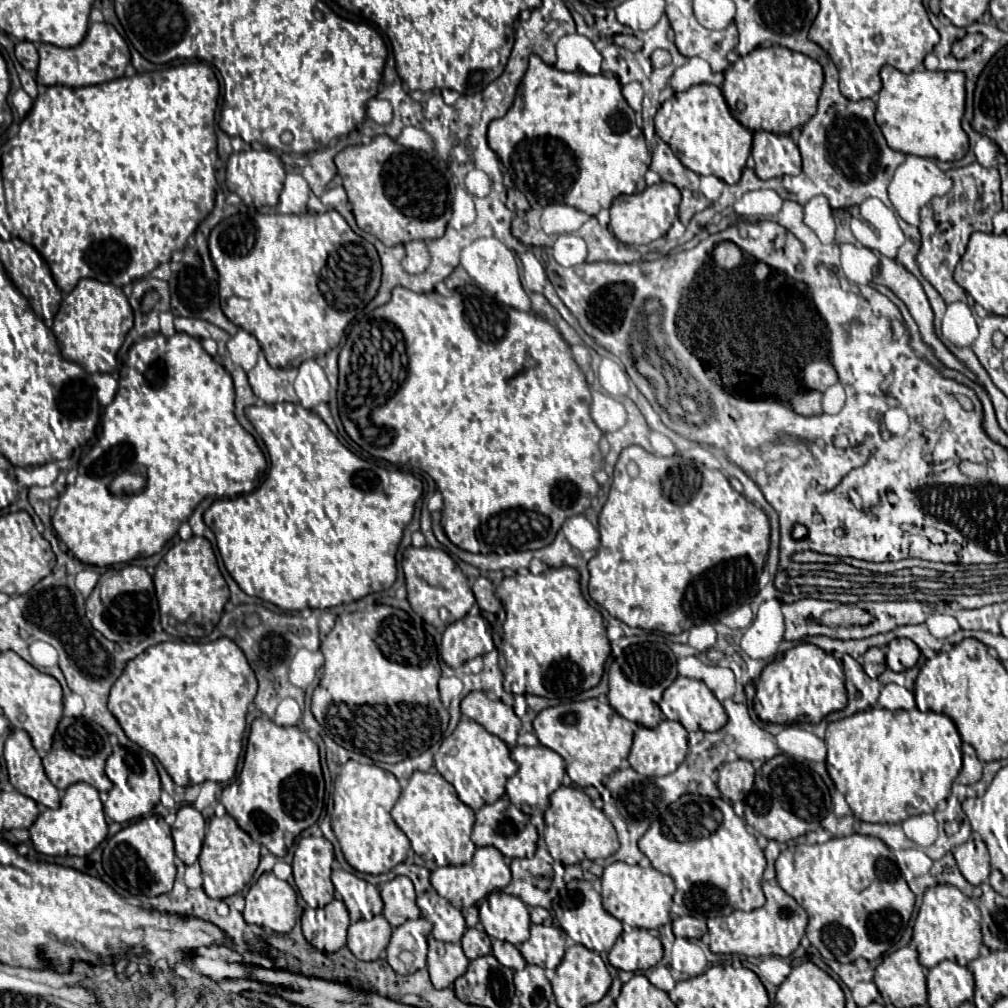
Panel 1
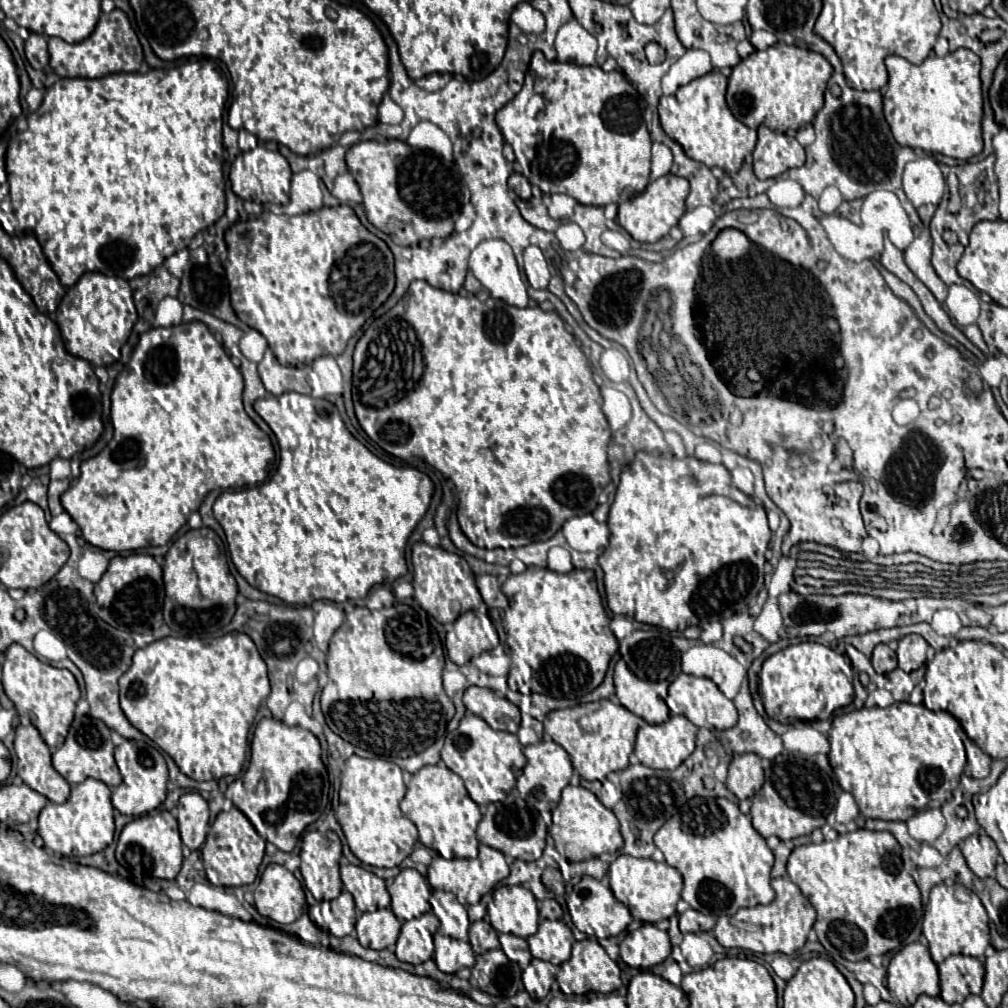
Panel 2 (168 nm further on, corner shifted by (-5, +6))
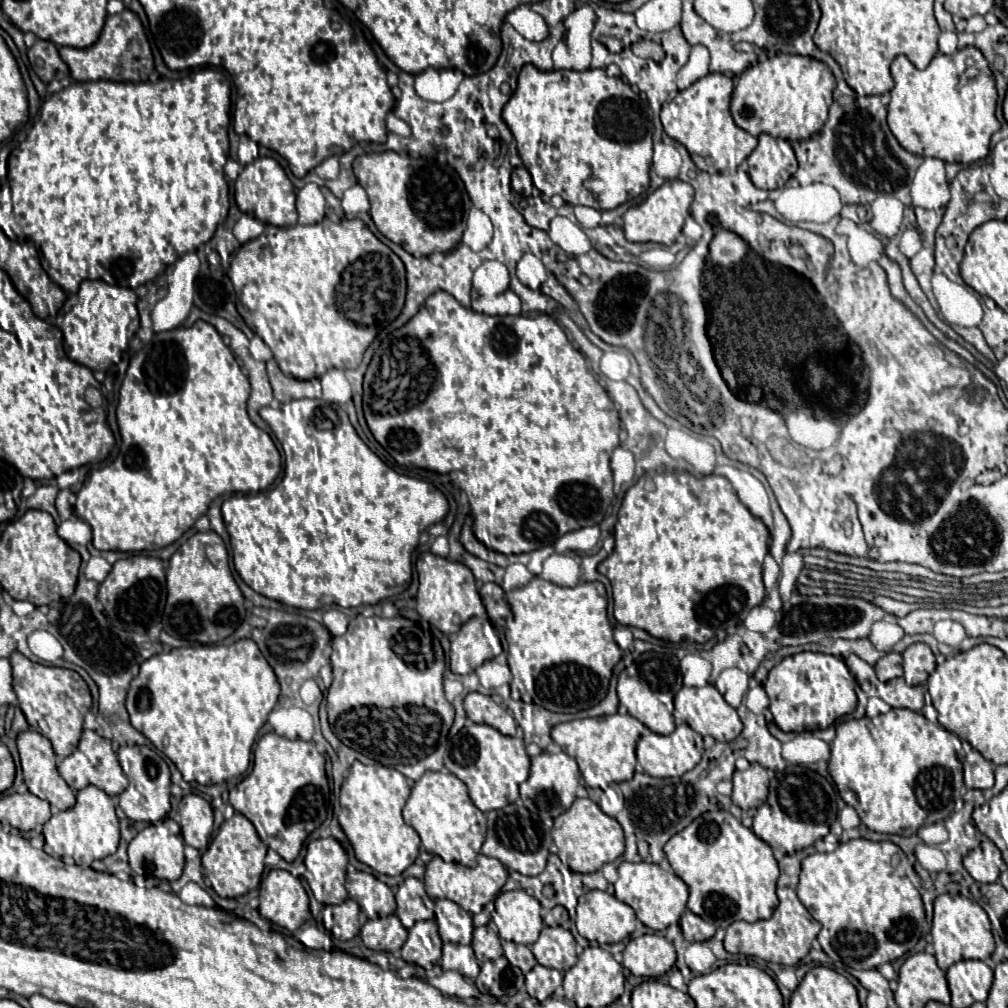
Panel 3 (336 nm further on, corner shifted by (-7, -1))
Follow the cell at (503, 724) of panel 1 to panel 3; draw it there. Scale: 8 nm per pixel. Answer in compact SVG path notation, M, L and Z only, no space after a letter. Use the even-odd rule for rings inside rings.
M470 692L464 698L464 710L468 718L476 724L488 724L506 736L516 734L516 722L512 714L504 706L496 704L490 696L484 696L480 692Z

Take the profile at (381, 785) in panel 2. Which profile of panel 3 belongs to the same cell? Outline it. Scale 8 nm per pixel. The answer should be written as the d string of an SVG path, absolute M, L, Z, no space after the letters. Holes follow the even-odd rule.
M354 762L340 790L342 812L338 822L346 832L356 858L372 870L388 876L402 874L420 852L418 832L402 820L402 808L410 796L408 778L386 766L366 766Z

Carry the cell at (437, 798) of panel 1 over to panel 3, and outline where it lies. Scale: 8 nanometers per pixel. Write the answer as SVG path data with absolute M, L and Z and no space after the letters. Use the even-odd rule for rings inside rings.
M426 772L412 788L412 794L404 806L404 822L412 826L420 838L426 852L440 856L444 862L458 862L462 866L476 866L476 856L486 838L486 816L472 804L468 788L450 772Z

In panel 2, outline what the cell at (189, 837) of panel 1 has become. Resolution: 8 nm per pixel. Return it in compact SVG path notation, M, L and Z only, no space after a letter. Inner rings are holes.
M192 791L180 797L178 829L180 829L182 843L190 851L198 851L204 845L206 835L208 835L208 819L210 819L208 803L200 793Z

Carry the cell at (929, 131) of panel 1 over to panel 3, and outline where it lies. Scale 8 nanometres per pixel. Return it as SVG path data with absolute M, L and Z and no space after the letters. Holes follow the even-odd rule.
M976 46L958 50L956 62L938 52L926 70L918 70L906 56L898 56L890 72L894 88L888 104L888 126L908 152L960 164L988 156L990 136L1000 130L996 120L998 92L988 60Z

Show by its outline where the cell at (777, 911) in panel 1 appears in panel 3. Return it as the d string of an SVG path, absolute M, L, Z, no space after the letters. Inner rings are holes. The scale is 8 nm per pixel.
M778 888L780 904L774 910L770 920L760 922L732 922L726 928L724 948L732 954L742 952L748 956L758 956L766 962L778 962L784 966L796 966L812 948L812 940L820 932L820 924L812 918L812 914L804 908L804 904L798 900L796 892L792 888Z

